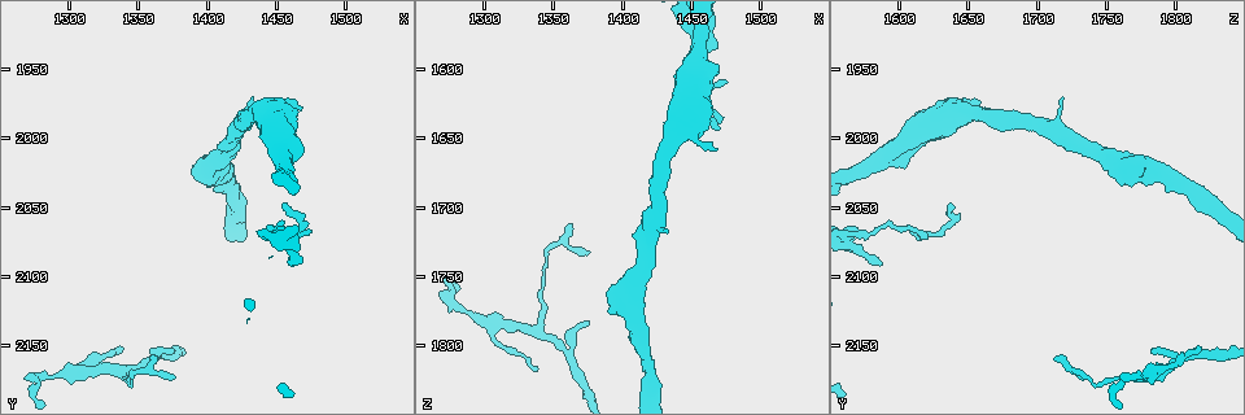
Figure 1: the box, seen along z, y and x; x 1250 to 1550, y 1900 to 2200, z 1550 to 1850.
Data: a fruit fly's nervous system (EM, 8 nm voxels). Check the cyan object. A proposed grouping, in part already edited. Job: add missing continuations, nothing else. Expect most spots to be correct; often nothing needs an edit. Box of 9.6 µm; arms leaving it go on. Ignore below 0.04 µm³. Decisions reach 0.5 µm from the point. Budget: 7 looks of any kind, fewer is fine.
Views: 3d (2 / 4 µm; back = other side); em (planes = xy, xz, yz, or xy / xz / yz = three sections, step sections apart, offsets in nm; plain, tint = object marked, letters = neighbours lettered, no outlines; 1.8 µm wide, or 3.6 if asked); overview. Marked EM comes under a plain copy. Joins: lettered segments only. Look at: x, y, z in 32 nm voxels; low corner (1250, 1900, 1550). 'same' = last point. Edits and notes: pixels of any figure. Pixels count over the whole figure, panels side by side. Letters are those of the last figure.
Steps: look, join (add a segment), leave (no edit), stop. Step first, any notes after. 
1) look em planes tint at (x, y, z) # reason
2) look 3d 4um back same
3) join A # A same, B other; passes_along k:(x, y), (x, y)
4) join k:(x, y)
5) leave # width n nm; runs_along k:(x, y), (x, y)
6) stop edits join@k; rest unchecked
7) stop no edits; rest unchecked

look em xz step 4 tint at (1458, 2090, 1586) # branch stops here

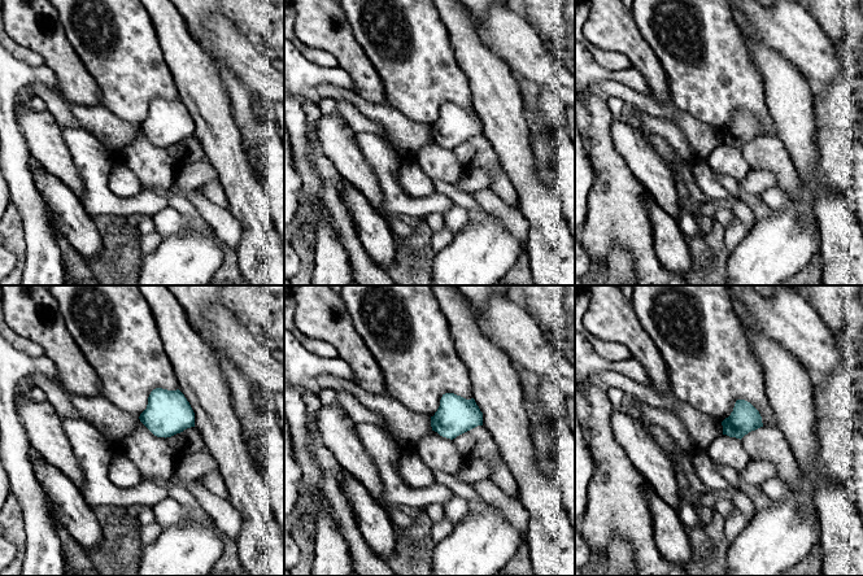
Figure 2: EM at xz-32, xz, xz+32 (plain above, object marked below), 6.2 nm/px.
look em planes letters same # another direction

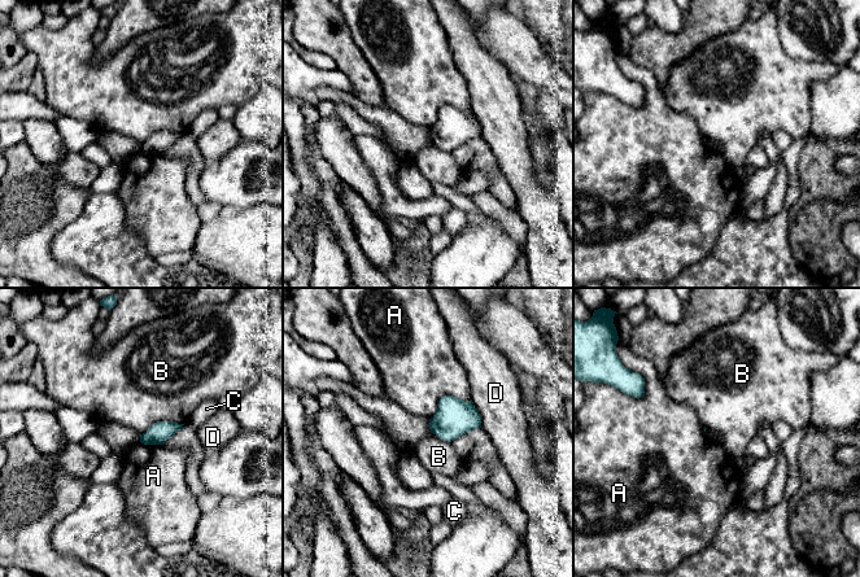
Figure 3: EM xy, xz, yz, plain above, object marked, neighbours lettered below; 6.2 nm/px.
leave # longest_contact A 300 nm; A other, B other, C other, D other; border 3:(183, 423), (155, 422), (140, 435); no lettered segment goes on from it

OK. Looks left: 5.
look 3d 2um back at (1362, 2158, 1712) # branch stops here

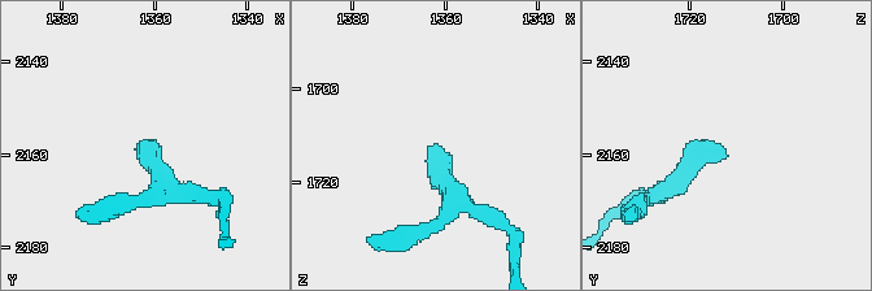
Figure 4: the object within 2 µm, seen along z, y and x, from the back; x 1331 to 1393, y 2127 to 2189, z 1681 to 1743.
look em planes tint at (1364, 2159, 1713)

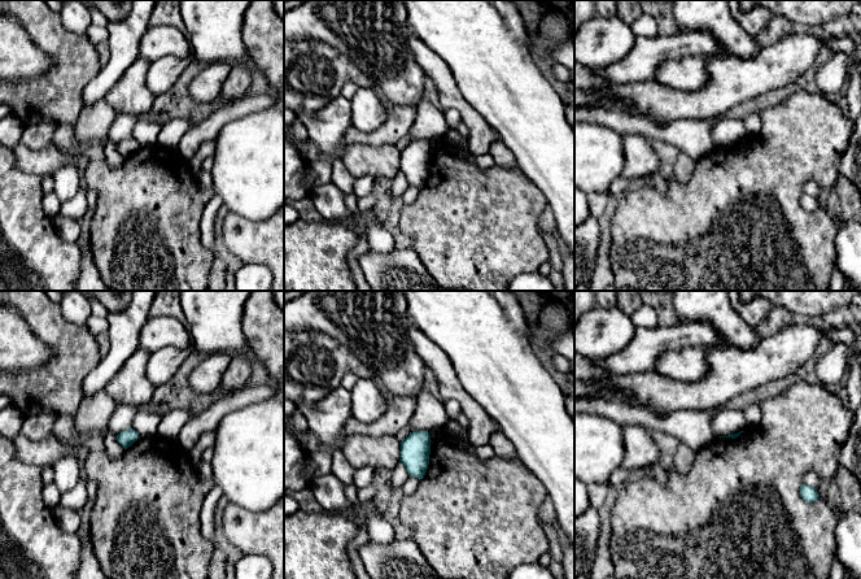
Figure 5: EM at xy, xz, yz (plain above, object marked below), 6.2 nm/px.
look em planes letters same

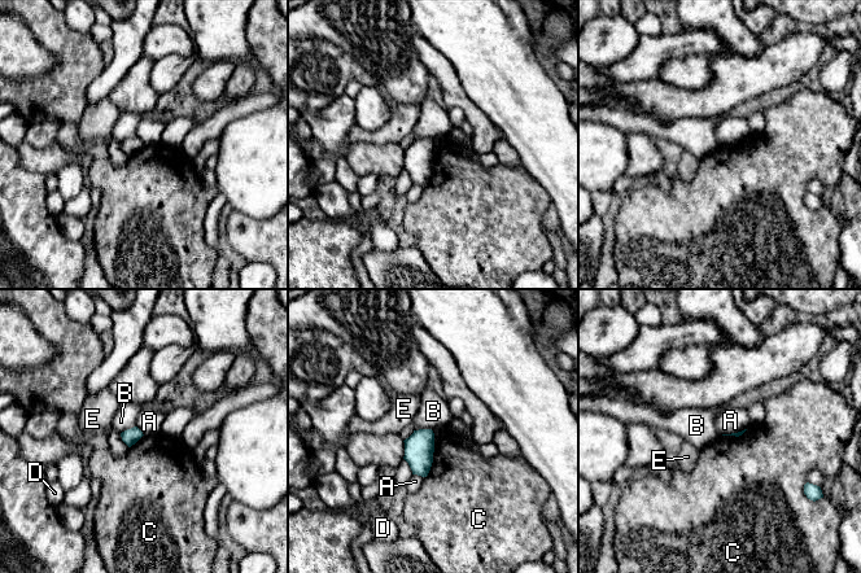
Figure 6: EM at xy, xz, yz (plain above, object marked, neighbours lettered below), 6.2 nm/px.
leave # longest_contact C 240 nm; A other, B other, C other, D other, E other; border 6:(412, 473), (423, 477); none of them fits

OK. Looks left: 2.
look em planes letters at (1456, 2048, 1638) # branch stops here

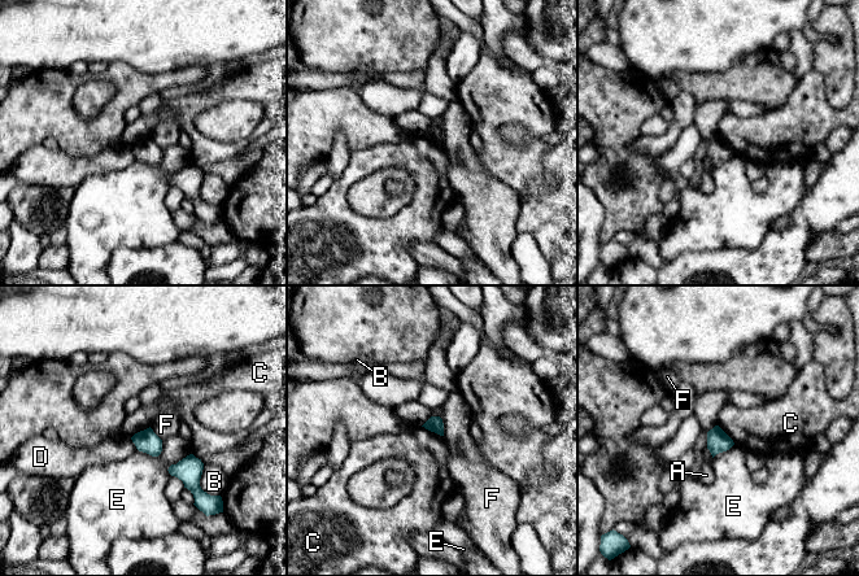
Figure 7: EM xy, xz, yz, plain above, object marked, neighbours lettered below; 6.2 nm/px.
leave # A other, B other, C other, D other, E other, F other; no lettered segment goes on from it

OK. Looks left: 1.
stop no edits; rest unchecked

